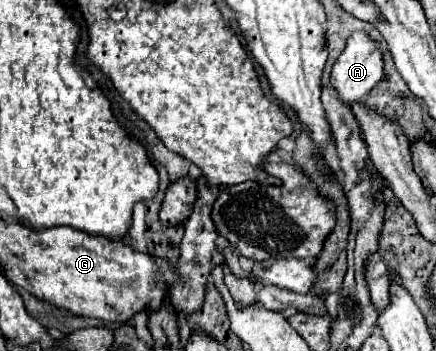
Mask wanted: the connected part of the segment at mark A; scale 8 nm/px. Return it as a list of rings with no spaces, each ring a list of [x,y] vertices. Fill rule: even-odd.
[[[354,32],[348,38],[334,66],[336,72],[330,74],[330,86],[348,106],[360,102],[382,80],[380,48],[364,32]]]

